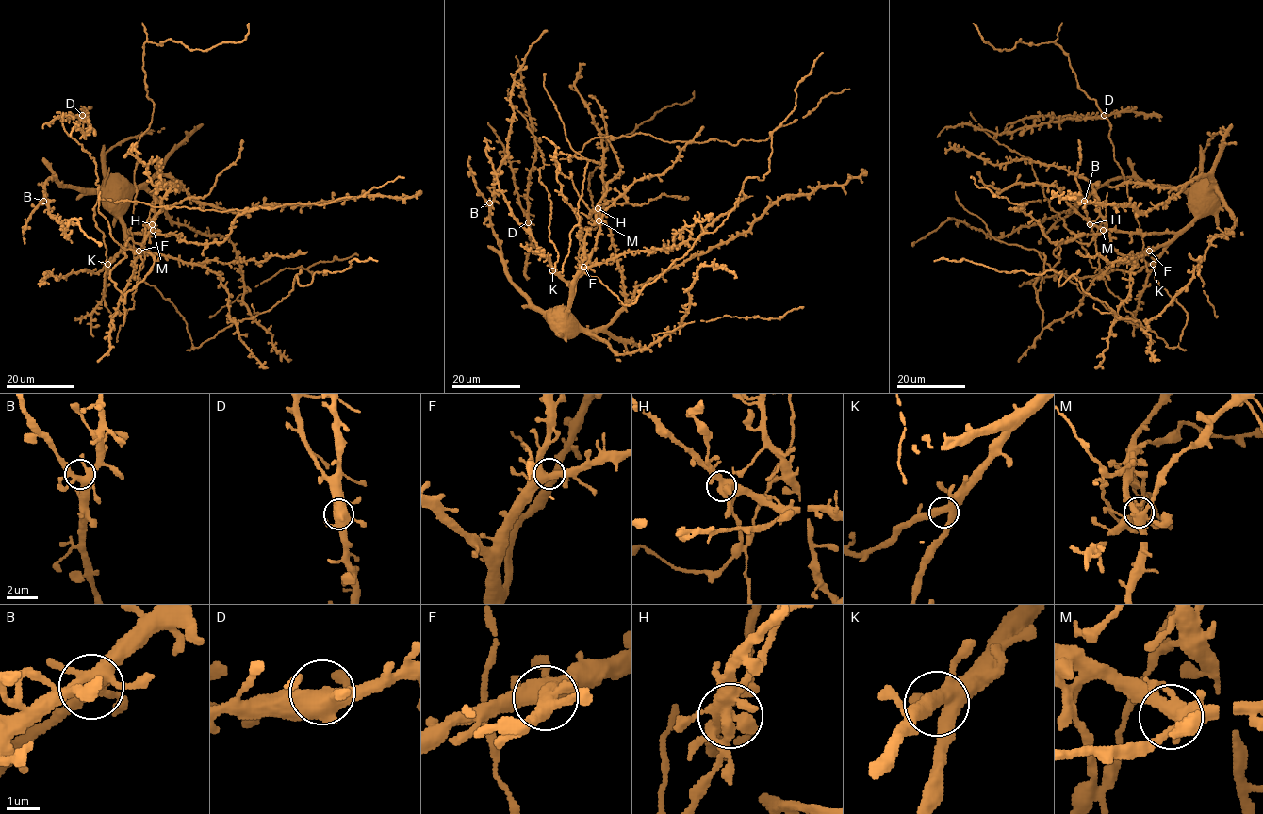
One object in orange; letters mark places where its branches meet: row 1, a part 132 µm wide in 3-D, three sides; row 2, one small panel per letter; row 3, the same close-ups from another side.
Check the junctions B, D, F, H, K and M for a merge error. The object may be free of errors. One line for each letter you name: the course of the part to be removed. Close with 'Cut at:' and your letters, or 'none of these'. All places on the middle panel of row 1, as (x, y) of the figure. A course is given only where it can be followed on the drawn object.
H: Course of the part to remove: (598, 207), (593, 212), (583, 203), (570, 171), (566, 177), (557, 169), (555, 155), (593, 162)
Cut at: H

